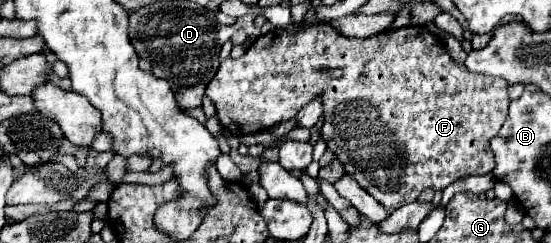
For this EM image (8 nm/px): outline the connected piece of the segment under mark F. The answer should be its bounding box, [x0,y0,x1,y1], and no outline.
[207,21,509,211]

